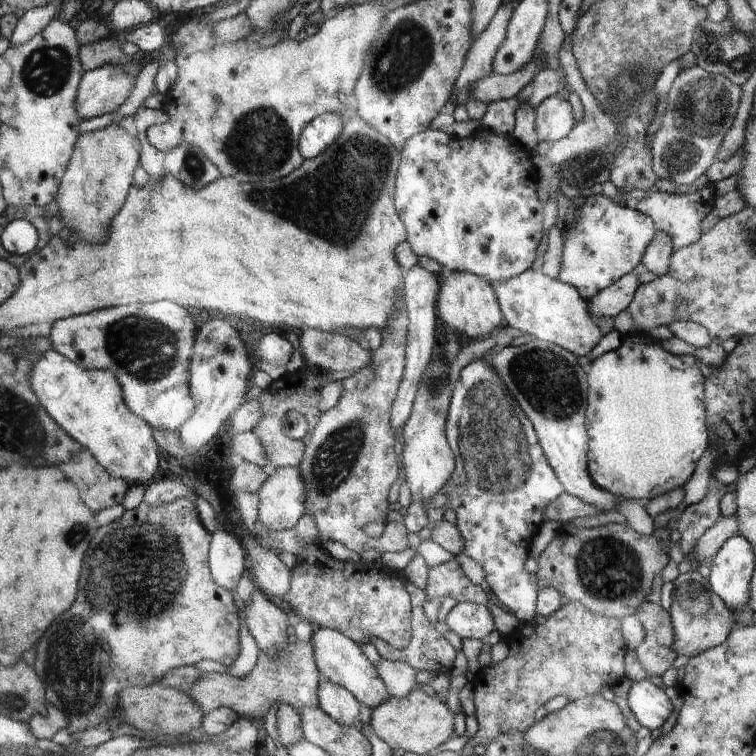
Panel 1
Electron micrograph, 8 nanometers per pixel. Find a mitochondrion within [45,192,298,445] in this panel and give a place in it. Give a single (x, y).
(147, 349)

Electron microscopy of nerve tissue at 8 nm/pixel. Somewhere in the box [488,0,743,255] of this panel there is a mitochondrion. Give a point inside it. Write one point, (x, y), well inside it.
(703, 105)

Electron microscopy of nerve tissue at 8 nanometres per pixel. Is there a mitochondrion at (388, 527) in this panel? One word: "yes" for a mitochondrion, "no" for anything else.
no

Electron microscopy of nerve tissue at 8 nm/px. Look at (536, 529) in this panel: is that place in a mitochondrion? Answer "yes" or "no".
no

